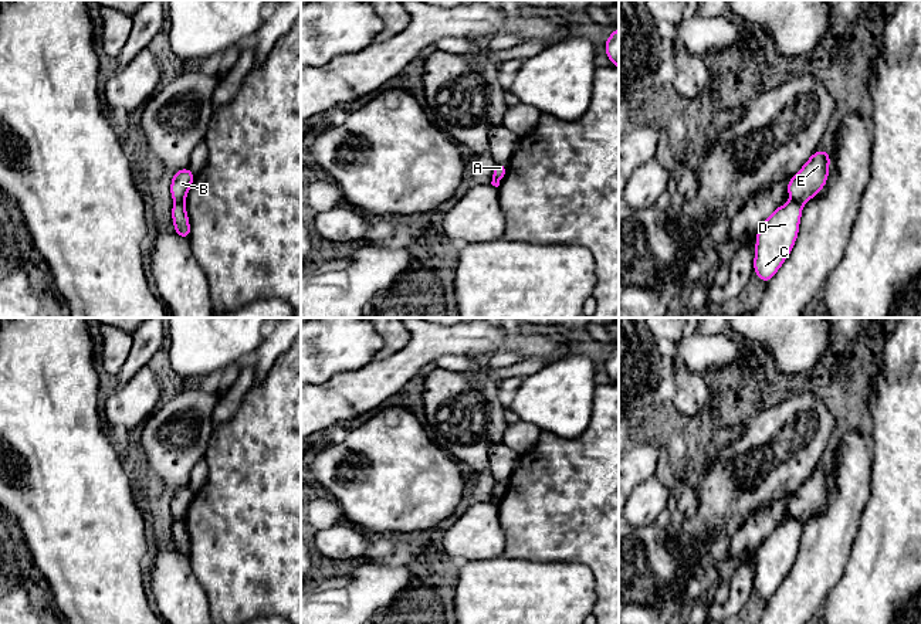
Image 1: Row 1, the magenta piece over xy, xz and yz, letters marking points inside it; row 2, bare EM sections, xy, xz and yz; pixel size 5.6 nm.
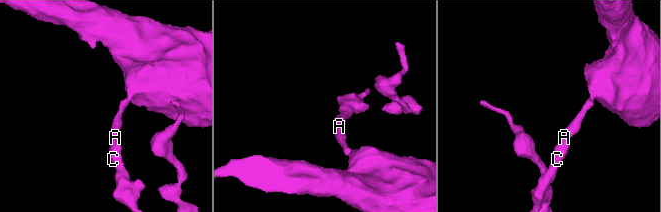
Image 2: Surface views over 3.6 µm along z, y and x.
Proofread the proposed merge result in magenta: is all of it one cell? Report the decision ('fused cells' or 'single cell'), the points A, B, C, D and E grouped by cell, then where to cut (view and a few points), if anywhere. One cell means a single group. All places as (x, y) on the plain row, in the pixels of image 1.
fused cells | A C D / B E | yz (792, 516), (801, 522)

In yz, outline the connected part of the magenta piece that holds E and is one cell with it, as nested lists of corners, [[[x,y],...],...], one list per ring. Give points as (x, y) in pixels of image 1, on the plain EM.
[[[817,468],[805,484],[788,498],[788,512],[796,520],[805,522],[826,502],[832,469]]]

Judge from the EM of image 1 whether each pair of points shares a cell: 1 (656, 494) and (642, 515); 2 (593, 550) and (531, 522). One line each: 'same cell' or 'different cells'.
1: same cell
2: same cell

